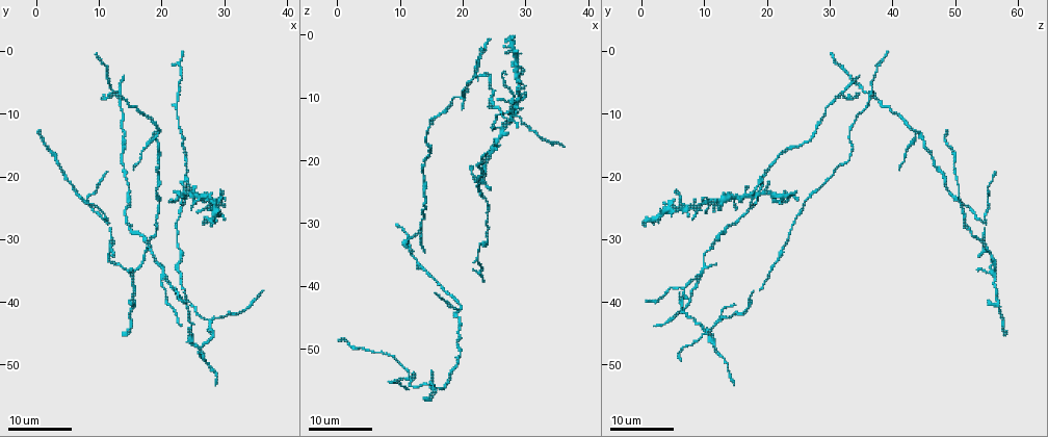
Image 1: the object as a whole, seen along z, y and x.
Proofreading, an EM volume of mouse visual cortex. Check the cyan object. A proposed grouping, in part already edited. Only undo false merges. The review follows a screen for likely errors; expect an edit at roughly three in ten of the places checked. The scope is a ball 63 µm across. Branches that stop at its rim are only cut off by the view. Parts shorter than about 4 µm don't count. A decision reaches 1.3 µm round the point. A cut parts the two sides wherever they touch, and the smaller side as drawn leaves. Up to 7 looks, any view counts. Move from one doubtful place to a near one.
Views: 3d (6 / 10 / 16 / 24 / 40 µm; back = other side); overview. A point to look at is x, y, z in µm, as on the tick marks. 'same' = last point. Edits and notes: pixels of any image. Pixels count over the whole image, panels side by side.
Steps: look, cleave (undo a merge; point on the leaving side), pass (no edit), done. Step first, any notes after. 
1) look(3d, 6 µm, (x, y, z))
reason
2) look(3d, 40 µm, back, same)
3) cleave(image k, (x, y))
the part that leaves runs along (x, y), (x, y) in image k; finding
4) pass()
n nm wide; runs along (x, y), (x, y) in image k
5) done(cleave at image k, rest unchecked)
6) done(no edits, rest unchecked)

look(3d, 16 µm, (12.0, 6.0, 35.0))
side arm on a straight run

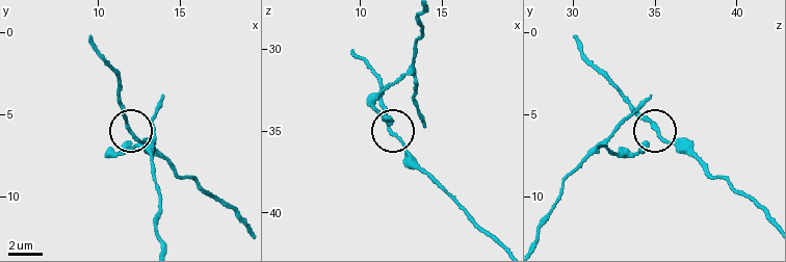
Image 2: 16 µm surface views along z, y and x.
look(3d, 10 µm, (12.1, 6.2, 35.1))

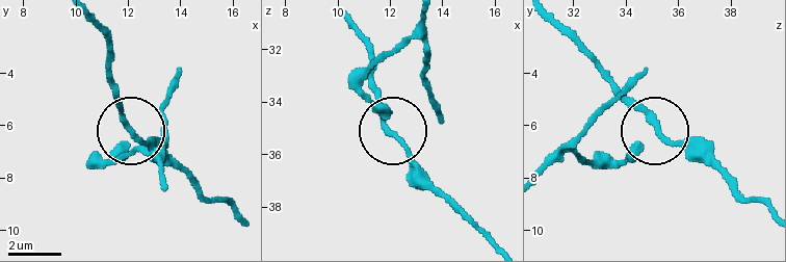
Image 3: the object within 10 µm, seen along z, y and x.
pass()
side arm 9 µm; 3 arms; all the same neuron

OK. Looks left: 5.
look(3d, 16 µm, (19.0, 13.0, 44.0))
two arms in line, one across

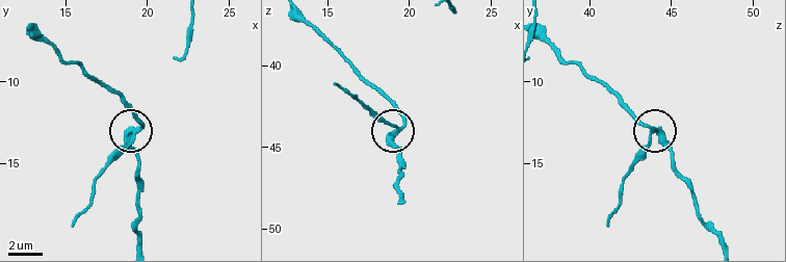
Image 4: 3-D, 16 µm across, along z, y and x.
look(3d, 10 µm, (19.1, 13.1, 43.9))

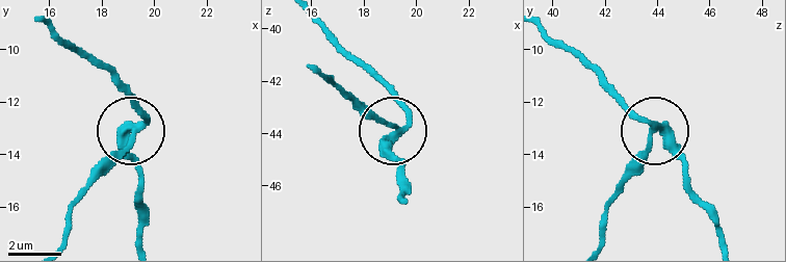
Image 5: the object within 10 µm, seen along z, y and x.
cleave(image 5, (108, 158))
the part that leaves runs along (136, 132), (130, 150), (72, 210), (62, 243) in image 5; a second neuron is stuck on

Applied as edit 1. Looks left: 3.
look(overview)

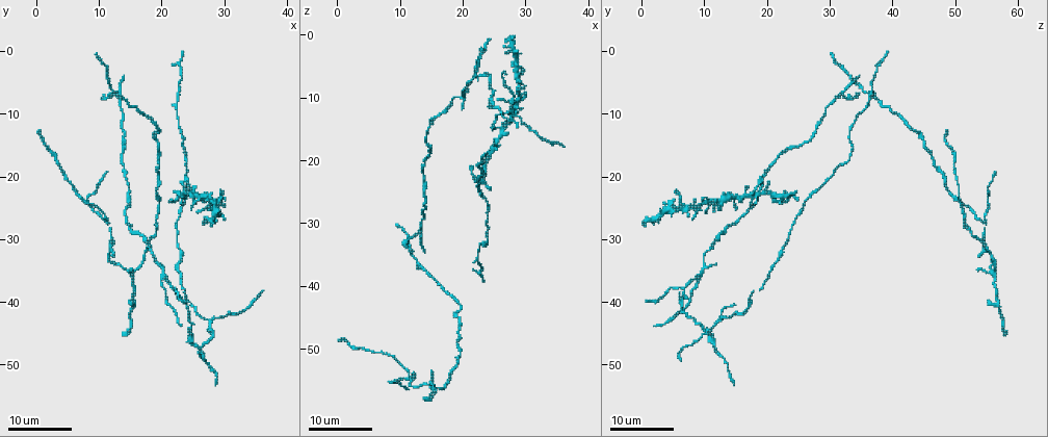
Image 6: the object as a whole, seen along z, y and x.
look(3d, 16 µm, (11.5, 27.0, 54.5))
three arms meet

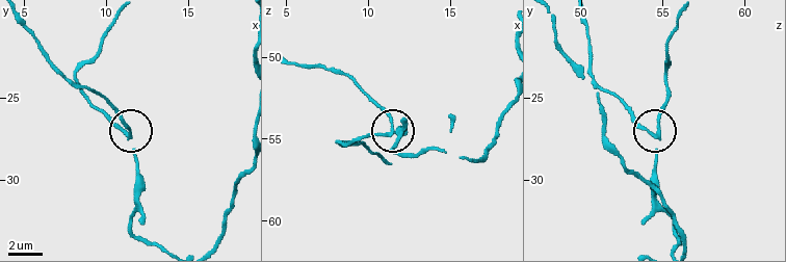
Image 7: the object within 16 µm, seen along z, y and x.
look(3d, 6 µm, (11.3, 27.2, 54.5))

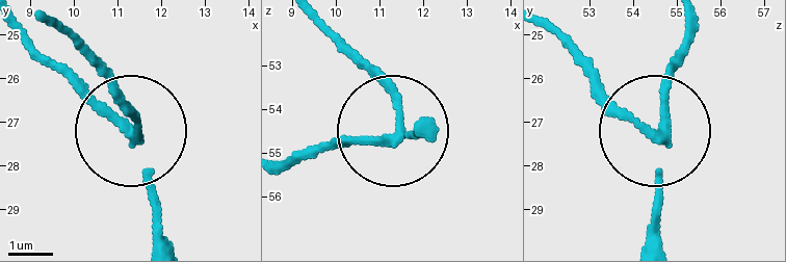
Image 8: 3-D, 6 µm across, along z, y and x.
cleave(image 8, (81, 92))
3 arms; a second neuron is stuck on

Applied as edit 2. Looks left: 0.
done(cleave at image 5, cleave at image 8, rest unchecked)

